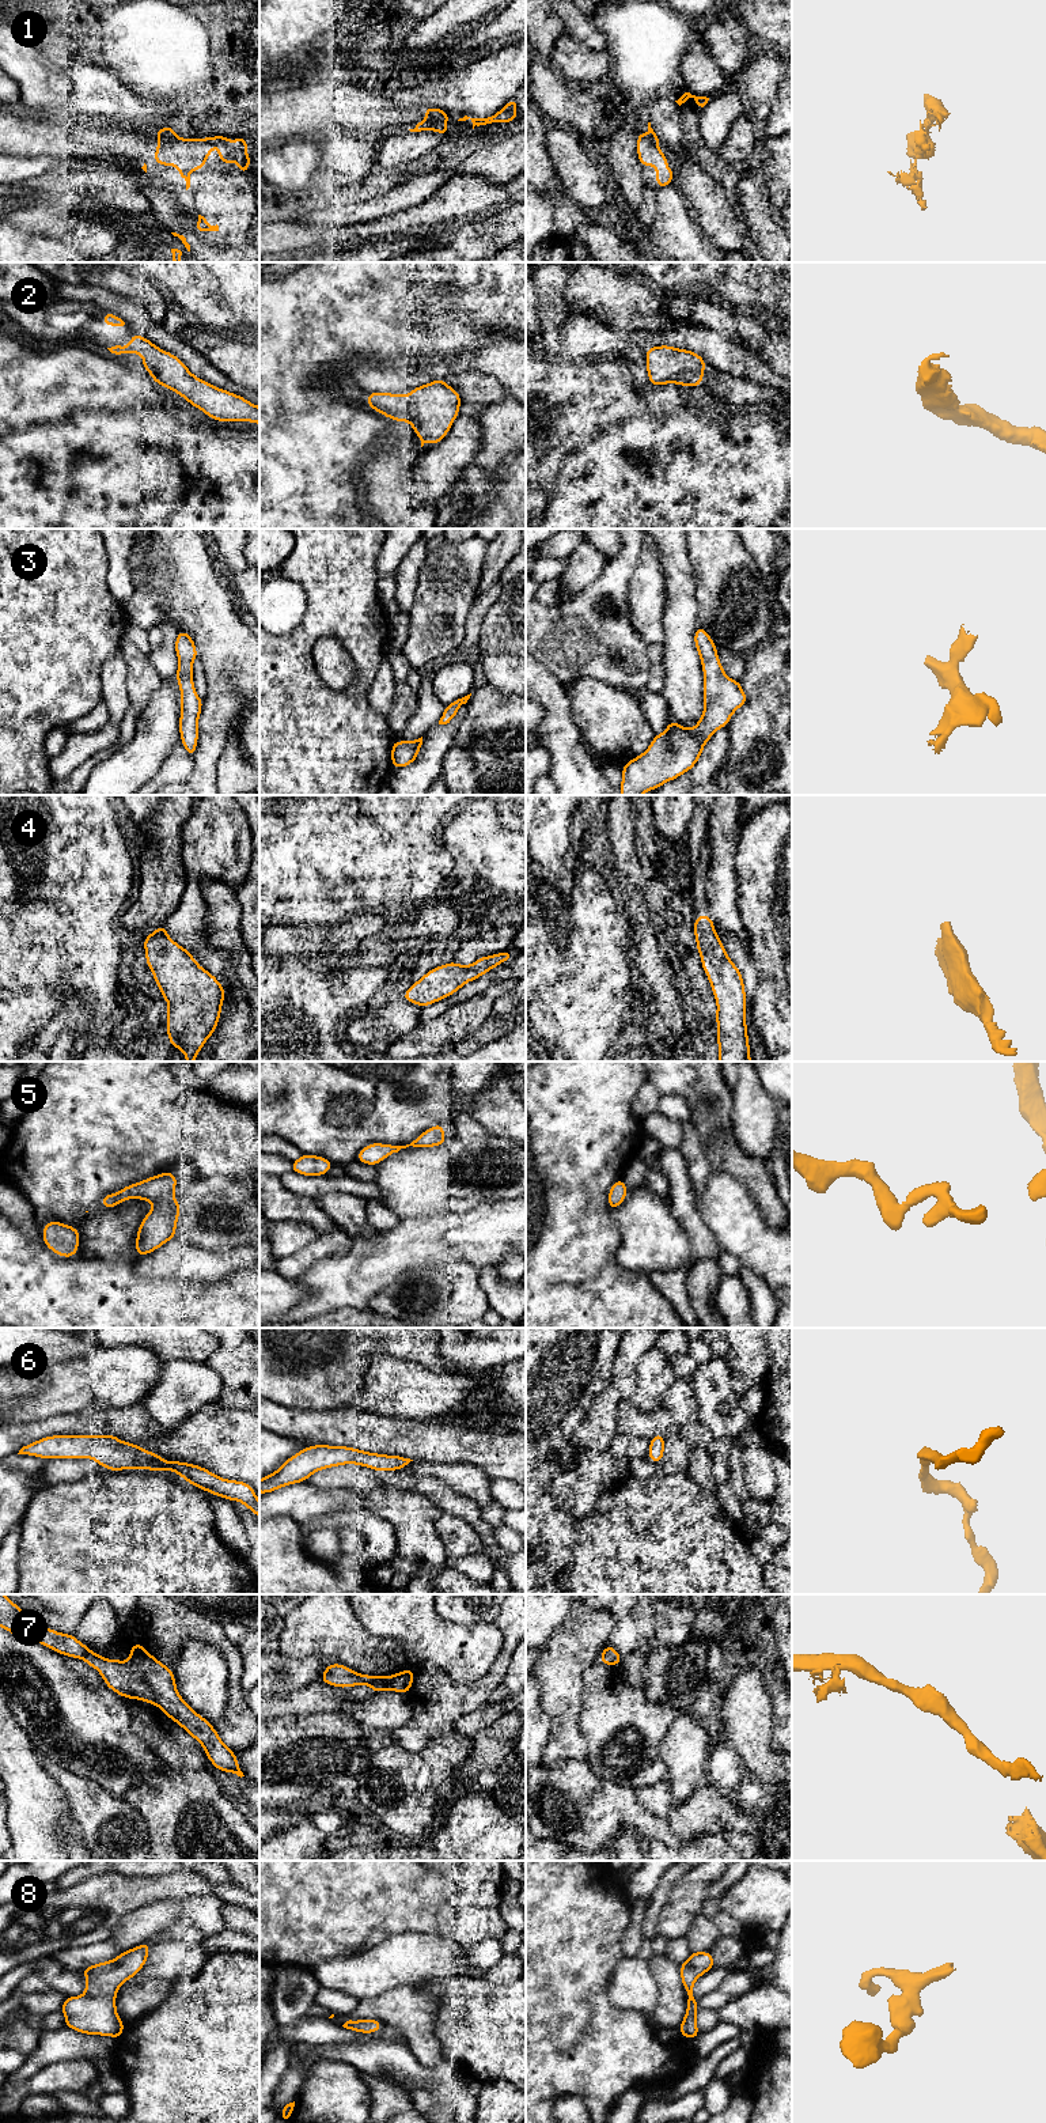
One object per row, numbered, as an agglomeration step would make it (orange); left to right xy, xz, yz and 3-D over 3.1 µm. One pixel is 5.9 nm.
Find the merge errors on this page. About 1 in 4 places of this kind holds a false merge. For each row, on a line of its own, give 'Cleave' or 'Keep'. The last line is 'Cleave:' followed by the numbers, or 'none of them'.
1: Cleave
2: Keep
3: Keep
4: Keep
5: Keep
6: Keep
7: Keep
8: Keep
Cleave: 1

